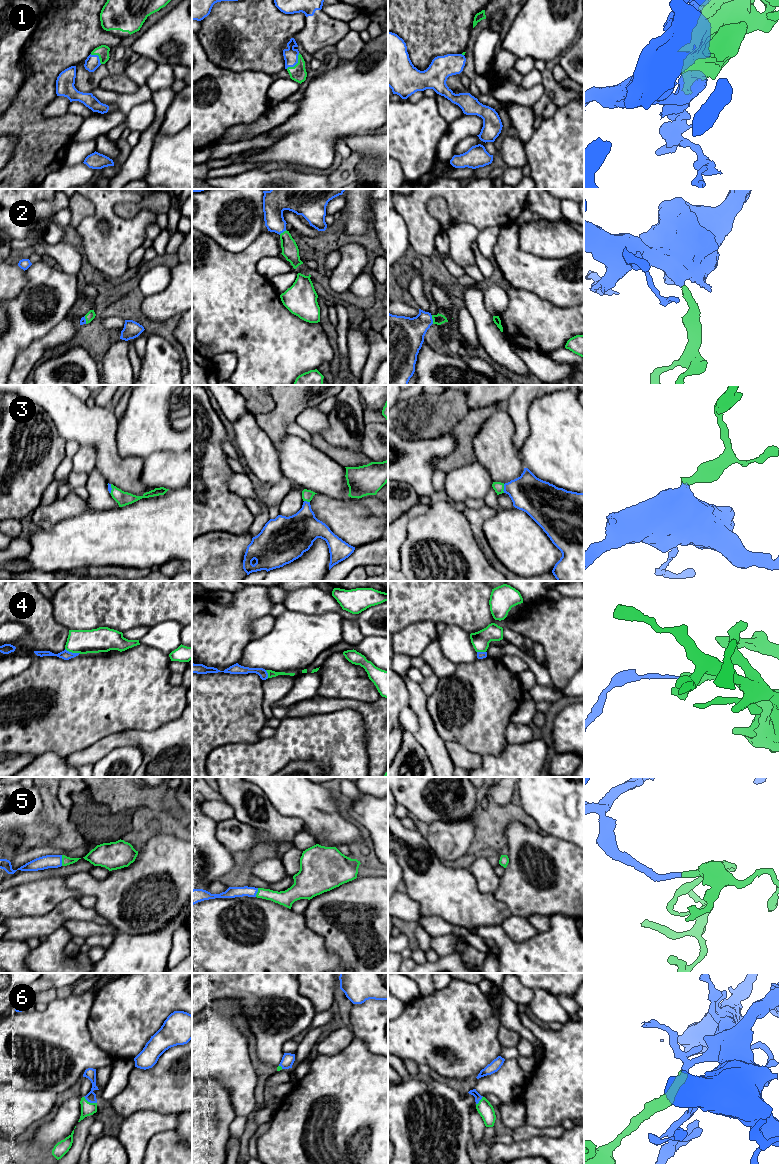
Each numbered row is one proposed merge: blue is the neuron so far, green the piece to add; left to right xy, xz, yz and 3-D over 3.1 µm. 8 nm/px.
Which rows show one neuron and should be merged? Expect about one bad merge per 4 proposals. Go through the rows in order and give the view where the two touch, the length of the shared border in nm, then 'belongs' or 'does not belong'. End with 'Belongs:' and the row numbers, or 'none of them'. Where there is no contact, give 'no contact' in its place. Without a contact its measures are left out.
1: meets blue in xz; contact 170 nm long; belongs
2: meets blue in yz; contact 70 nm long; belongs
3: meets blue in yz; contact 70 nm long; belongs
4: meets blue in xy; contact 130 nm long; does not belong
5: meets blue in xy; contact 90 nm long; belongs
6: meets blue in xy; contact 120 nm long; belongs
Belongs: 1, 2, 3, 5, 6

